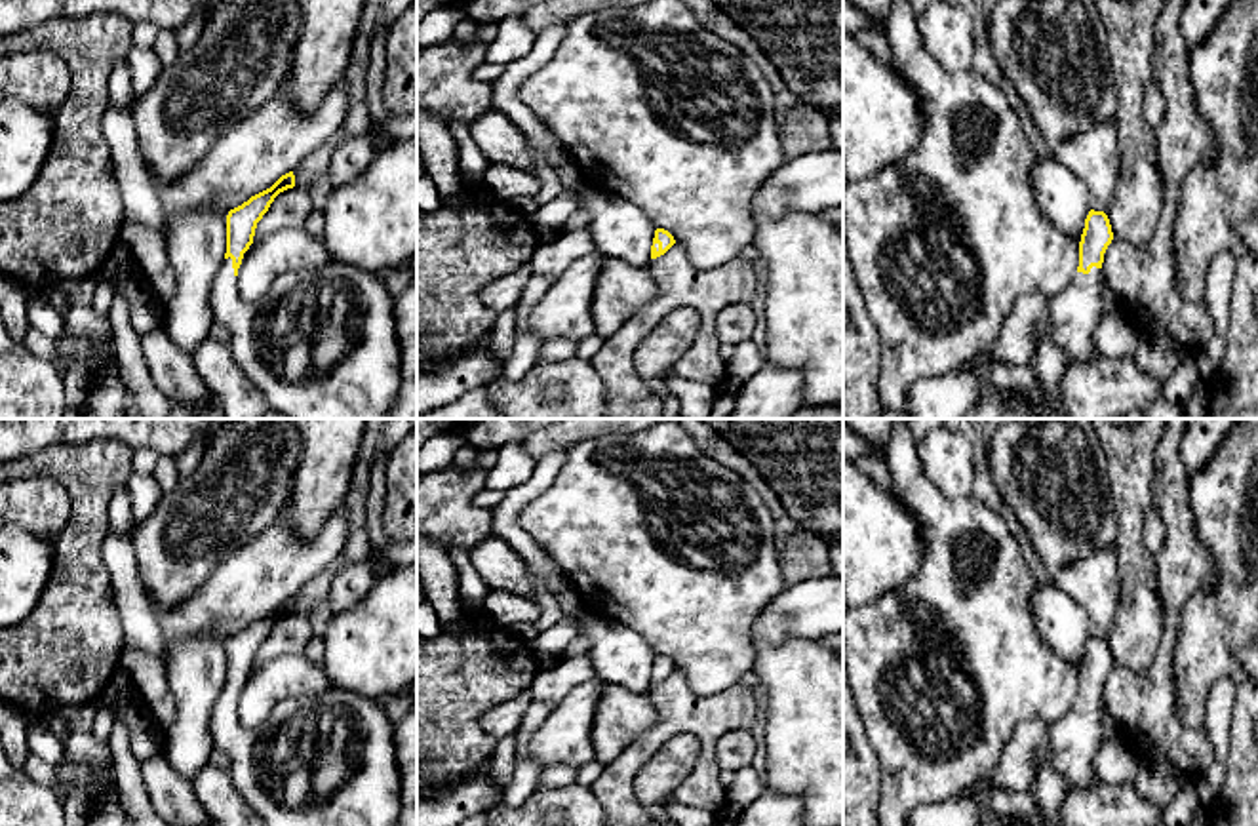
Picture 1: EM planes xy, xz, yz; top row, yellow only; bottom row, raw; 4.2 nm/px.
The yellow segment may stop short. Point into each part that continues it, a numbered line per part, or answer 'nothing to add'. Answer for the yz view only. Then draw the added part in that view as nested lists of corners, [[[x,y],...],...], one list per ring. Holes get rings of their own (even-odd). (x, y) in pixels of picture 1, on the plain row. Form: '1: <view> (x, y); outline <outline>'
1: yz (1074, 739); outline [[[1092,693],[1089,700],[1075,698],[1075,704],[1060,719],[1049,723],[1049,752],[1041,769],[1054,771],[1068,790],[1098,780],[1094,756],[1104,742],[1102,706],[1102,695]]]

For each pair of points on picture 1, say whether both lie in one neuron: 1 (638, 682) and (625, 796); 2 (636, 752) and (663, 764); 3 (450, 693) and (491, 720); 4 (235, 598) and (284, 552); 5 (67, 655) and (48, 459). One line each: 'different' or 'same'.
1: different
2: different
3: different
4: same
5: same

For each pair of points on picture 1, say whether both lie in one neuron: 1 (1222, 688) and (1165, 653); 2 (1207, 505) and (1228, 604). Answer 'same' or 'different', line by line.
1: different
2: same

